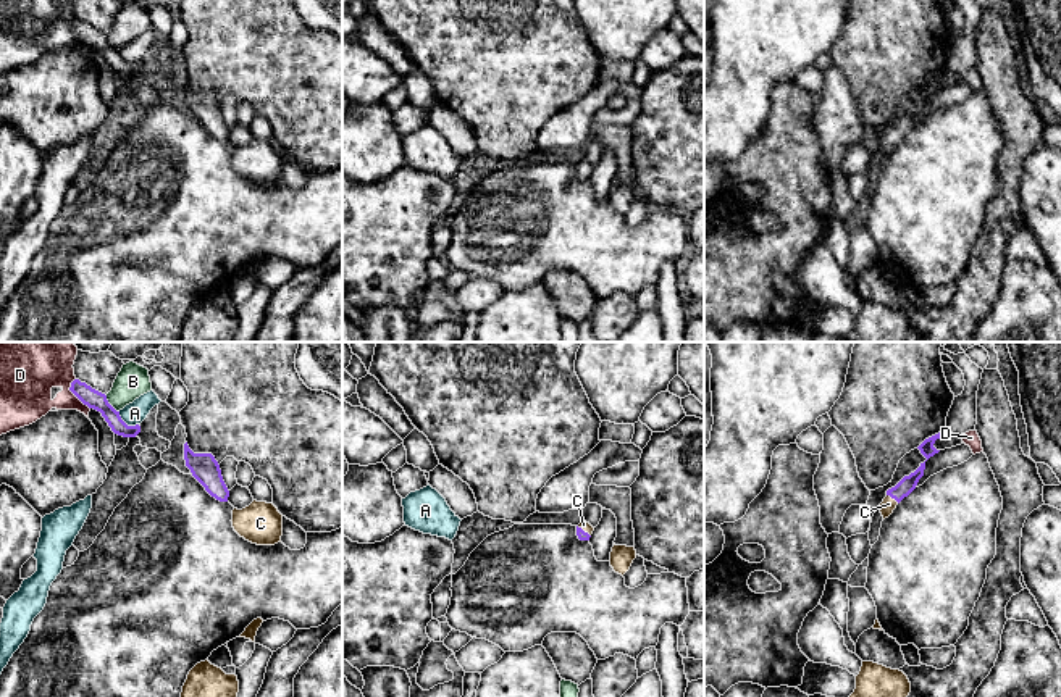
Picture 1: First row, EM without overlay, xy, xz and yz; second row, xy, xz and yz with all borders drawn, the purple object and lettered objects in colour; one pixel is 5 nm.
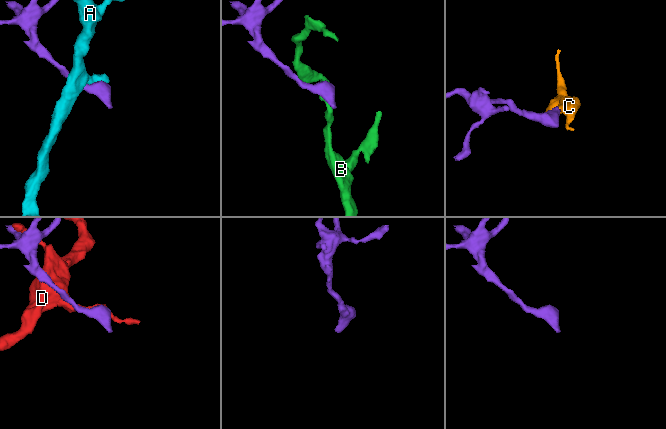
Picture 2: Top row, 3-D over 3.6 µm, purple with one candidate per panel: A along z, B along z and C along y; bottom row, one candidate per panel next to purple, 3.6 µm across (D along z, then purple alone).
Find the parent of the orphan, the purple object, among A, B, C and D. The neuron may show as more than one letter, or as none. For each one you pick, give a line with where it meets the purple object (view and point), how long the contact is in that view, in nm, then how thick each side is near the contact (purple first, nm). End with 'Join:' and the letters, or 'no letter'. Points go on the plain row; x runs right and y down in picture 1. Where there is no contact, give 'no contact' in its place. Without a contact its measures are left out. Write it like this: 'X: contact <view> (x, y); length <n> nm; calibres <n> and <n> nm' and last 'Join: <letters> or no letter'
C: contact yz (893, 136); length 80 nm; calibres 80 and 70 nm
Join: C

